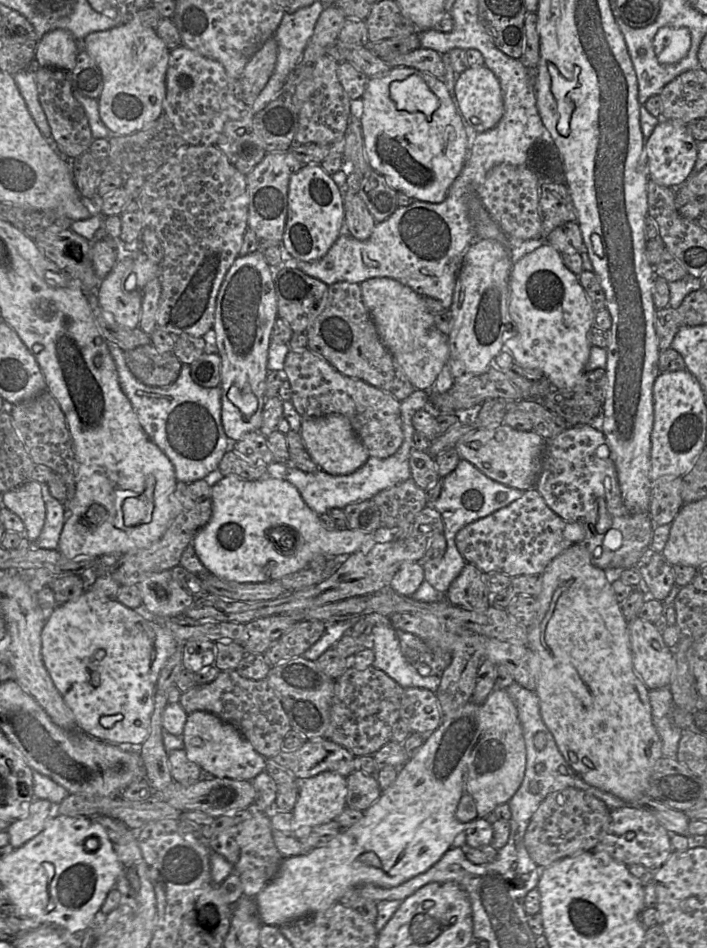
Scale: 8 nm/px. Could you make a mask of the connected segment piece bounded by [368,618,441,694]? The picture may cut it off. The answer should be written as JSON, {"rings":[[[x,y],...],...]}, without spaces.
{"rings":[[[389,618],[380,619],[374,626],[369,638],[369,646],[374,651],[372,666],[385,672],[402,688],[419,687],[435,693],[440,685],[439,676],[421,676],[409,663],[401,650],[397,631]]]}

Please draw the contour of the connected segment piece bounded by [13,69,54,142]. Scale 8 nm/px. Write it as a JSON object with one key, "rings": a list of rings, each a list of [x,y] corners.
{"rings":[[[36,69],[21,70],[14,74],[13,78],[40,132],[46,140],[54,142],[46,115],[39,101],[35,71]]]}

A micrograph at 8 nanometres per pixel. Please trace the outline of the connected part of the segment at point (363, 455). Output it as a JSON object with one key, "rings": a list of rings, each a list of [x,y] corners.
{"rings":[[[333,413],[318,418],[302,417],[300,433],[312,460],[329,474],[351,474],[362,467],[370,457],[349,419],[342,414]]]}

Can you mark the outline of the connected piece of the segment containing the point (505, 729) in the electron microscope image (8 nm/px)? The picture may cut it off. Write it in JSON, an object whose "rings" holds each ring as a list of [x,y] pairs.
{"rings":[[[495,688],[482,704],[475,704],[469,701],[453,713],[443,717],[440,726],[426,736],[425,742],[417,753],[399,769],[394,783],[381,792],[380,797],[374,804],[365,811],[362,811],[363,817],[357,823],[343,829],[334,839],[322,847],[311,849],[302,855],[283,858],[274,878],[254,898],[261,922],[280,927],[308,915],[327,910],[334,903],[339,902],[343,894],[351,888],[362,884],[374,884],[385,888],[395,887],[427,871],[452,847],[455,837],[460,832],[465,831],[477,820],[485,818],[498,805],[508,803],[520,787],[525,770],[526,746],[523,730],[517,708],[508,693],[503,689]]]}

